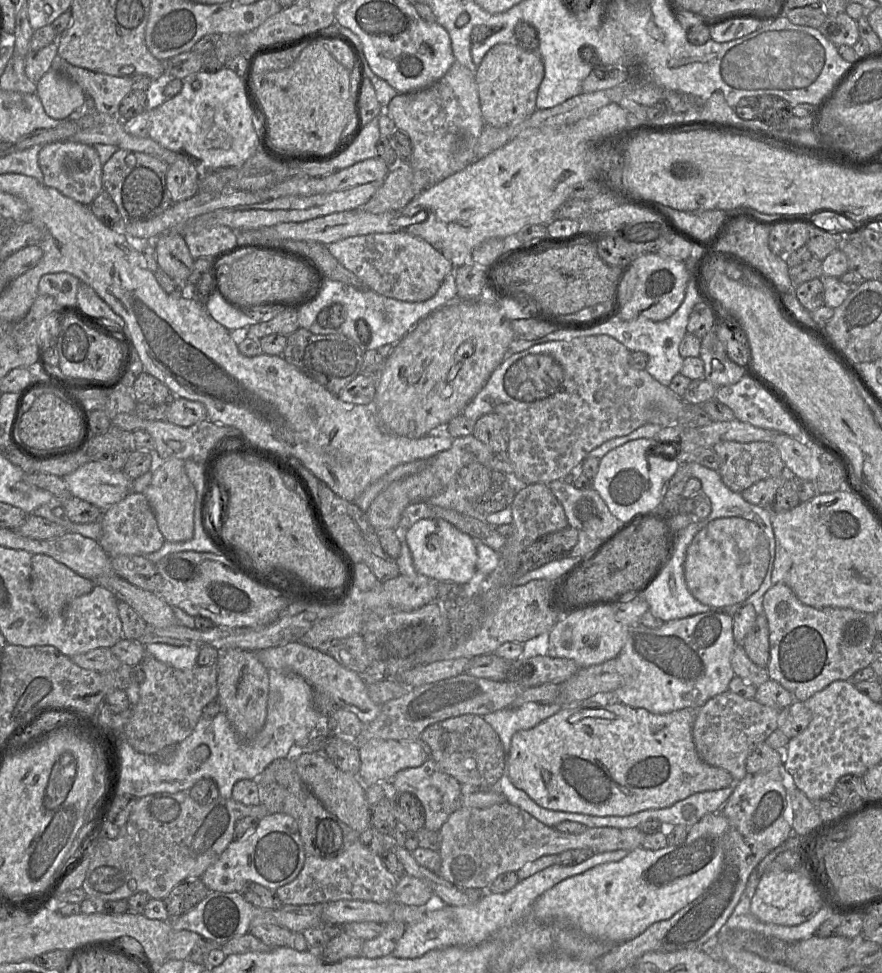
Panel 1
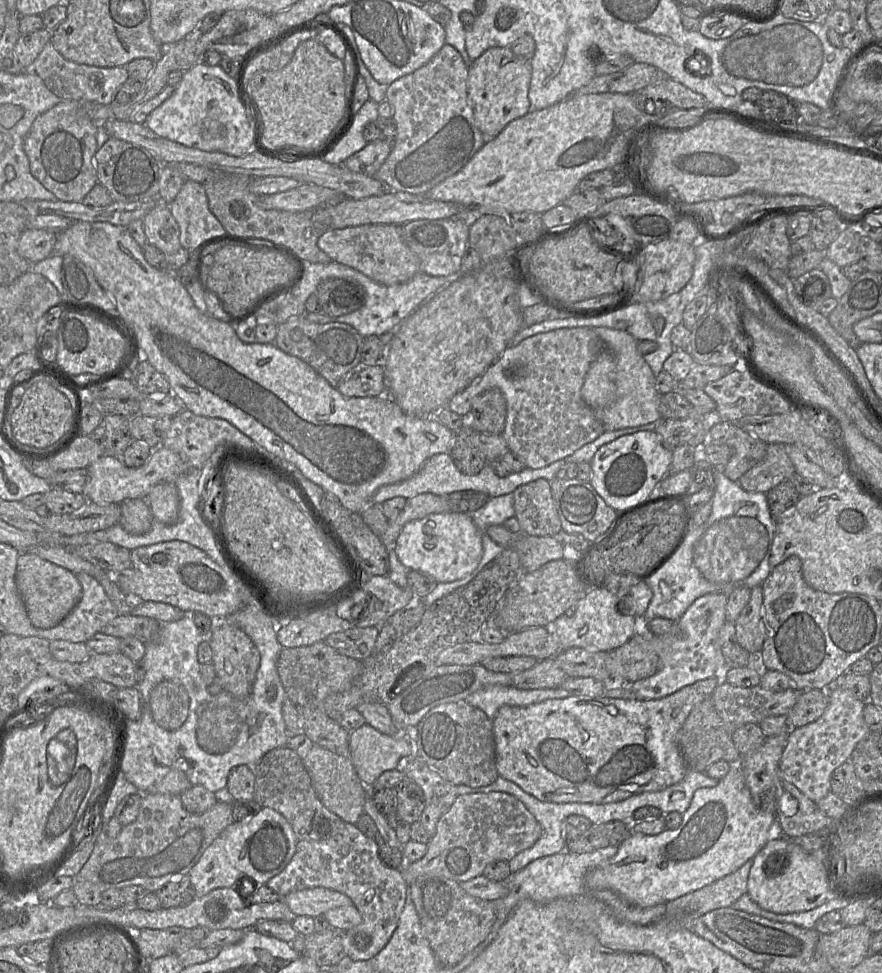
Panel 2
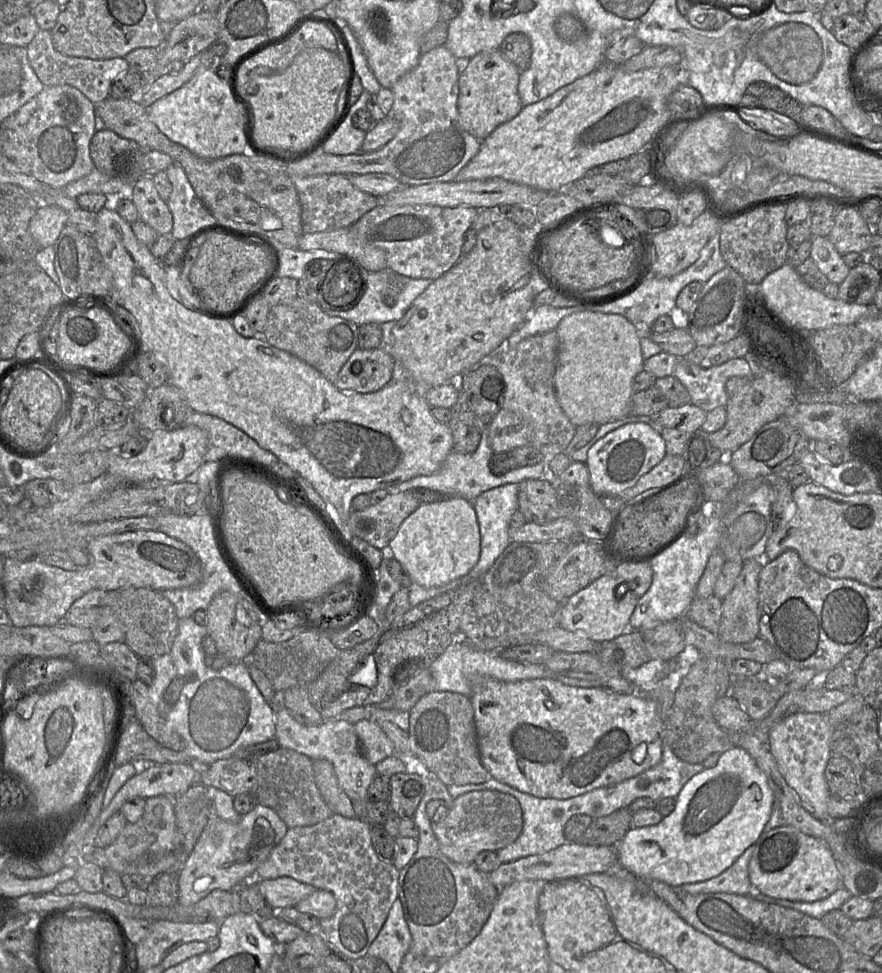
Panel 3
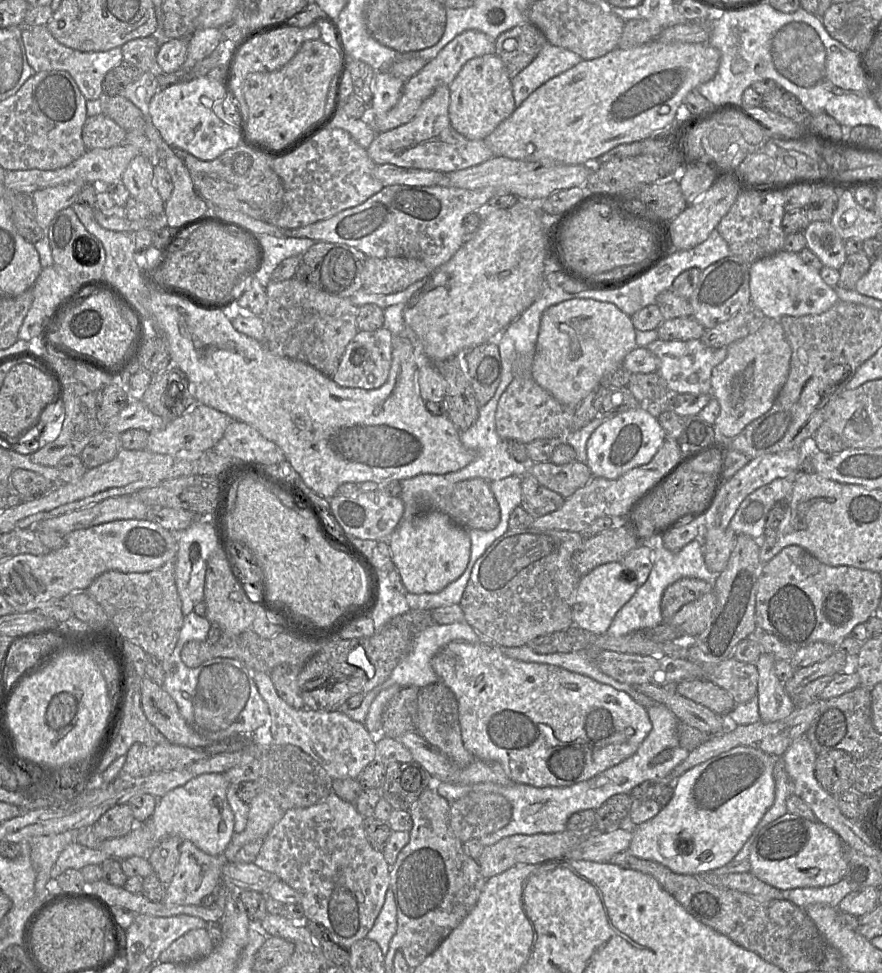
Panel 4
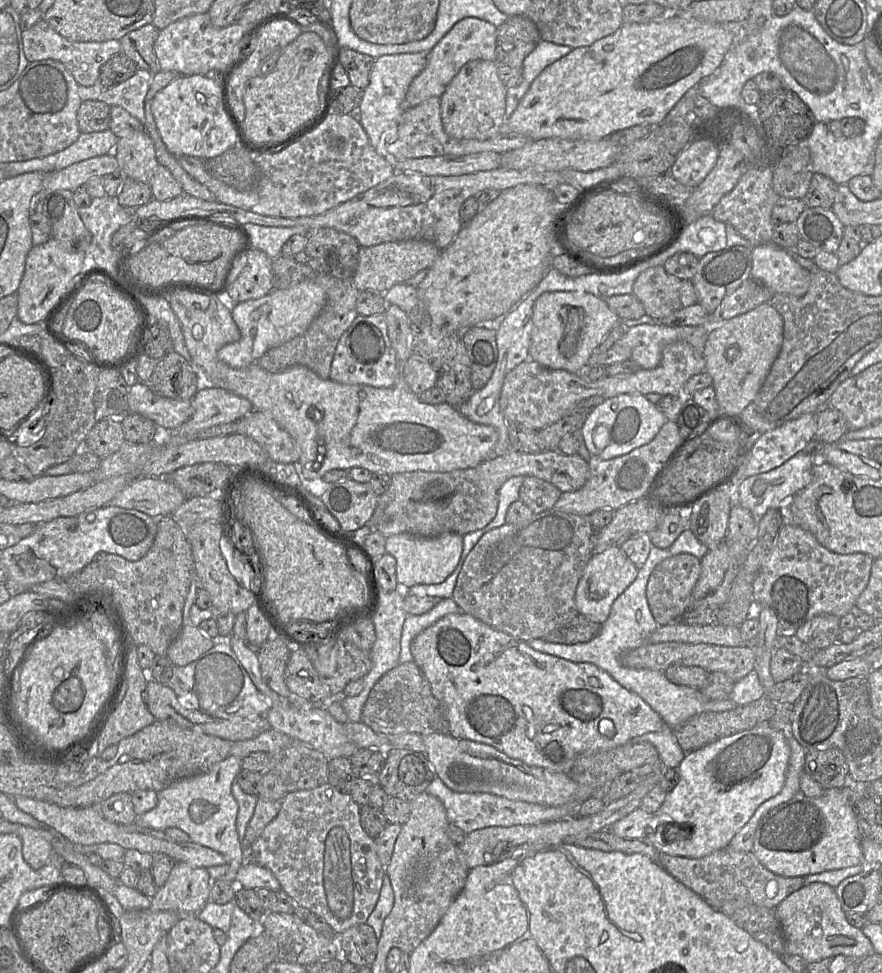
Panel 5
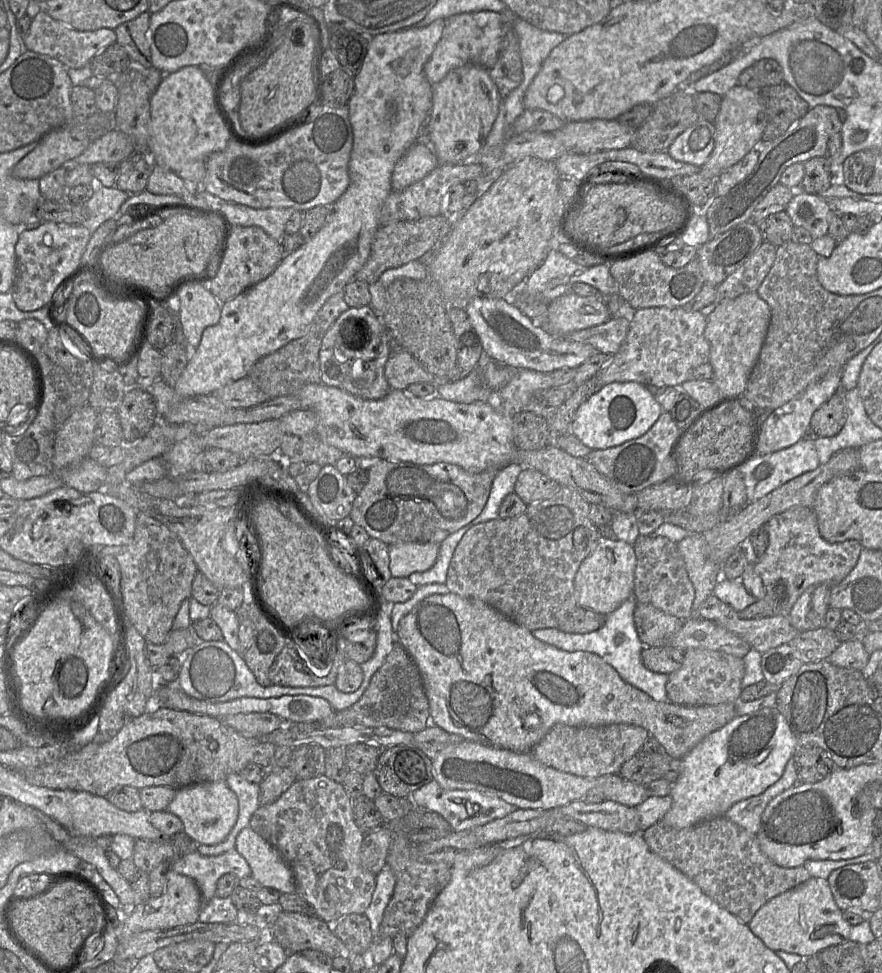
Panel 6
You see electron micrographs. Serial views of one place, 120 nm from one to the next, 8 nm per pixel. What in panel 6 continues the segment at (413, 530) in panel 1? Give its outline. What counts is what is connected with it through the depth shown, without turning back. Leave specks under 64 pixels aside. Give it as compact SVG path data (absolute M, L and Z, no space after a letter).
M405 542L389 545L390 571L393 577L408 577L413 572L424 572L436 562L440 544Z

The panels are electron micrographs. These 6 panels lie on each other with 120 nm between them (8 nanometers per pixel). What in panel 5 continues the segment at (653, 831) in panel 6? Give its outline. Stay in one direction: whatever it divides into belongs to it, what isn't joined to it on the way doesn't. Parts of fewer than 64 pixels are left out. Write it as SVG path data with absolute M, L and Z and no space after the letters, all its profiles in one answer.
M730 846L697 859L658 852L657 861L672 877L699 895L712 908L719 908L725 902L746 902L775 908L787 896L803 887L805 882L805 876L783 877L774 874L759 862L752 851L739 852Z

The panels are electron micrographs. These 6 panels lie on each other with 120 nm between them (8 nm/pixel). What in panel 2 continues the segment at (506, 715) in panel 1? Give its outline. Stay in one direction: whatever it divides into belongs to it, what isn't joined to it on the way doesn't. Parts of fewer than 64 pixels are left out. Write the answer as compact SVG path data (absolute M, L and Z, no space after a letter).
M503 685L484 686L469 695L465 701L483 711L492 720L503 706L528 706L547 699L561 699L570 696L559 687L535 690L522 690Z

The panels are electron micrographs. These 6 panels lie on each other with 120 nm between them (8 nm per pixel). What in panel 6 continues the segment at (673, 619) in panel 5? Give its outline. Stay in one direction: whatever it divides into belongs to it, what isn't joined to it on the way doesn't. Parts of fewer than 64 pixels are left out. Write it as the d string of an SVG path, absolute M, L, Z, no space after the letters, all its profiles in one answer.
M639 535L633 543L636 555L634 596L682 620L694 616L695 589L688 576L684 559L675 542L661 535Z

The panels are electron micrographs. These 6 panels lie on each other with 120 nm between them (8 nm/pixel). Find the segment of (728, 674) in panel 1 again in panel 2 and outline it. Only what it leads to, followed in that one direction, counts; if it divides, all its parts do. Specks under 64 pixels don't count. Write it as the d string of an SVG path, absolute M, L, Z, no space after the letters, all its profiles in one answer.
M718 592L697 598L678 620L680 636L652 636L650 643L660 657L660 669L632 684L634 699L660 699L708 678L715 678L717 685L726 681L730 668L722 653L719 633L726 622L727 596L724 592Z

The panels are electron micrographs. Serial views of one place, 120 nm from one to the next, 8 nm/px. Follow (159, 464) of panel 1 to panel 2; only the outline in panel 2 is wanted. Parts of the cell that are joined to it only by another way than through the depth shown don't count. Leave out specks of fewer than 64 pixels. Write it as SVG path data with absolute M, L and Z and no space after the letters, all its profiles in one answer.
M173 481L155 485L146 496L153 520L165 525L177 522L180 510L180 497Z

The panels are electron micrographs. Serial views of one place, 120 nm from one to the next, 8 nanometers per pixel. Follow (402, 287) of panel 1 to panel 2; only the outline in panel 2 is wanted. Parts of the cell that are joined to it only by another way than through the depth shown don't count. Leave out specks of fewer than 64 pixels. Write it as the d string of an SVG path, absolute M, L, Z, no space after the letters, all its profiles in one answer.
M366 224L342 229L327 229L319 237L317 245L332 261L358 270L376 282L385 285L399 284L420 272L419 259L405 243L400 226Z

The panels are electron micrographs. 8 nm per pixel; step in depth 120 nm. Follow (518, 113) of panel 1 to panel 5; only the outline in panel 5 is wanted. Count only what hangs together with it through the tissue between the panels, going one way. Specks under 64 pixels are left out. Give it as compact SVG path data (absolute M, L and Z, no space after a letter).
M494 61L466 63L440 96L441 119L445 132L456 139L491 139L504 127L507 88L500 80Z

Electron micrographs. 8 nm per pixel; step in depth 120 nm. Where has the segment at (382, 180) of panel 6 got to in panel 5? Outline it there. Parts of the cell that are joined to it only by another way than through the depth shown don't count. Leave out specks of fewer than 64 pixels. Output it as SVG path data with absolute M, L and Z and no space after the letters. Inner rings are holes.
M429 52L383 55L374 60L369 84L362 91L357 110L358 120L369 137L370 144L376 148L380 136L394 125L404 111L404 100L413 79L425 68ZM304 280L287 289L273 289L267 295L254 300L239 302L230 311L239 328L239 340L224 345L218 358L236 369L255 363L268 350L303 334L326 303L324 287L314 280Z

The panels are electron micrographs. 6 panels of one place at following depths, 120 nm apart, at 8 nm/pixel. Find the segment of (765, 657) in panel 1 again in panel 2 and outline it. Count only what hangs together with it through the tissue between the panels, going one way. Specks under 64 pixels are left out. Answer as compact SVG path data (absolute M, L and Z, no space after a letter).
M762 586L750 590L749 602L734 622L738 643L752 655L760 655L764 644L762 592Z

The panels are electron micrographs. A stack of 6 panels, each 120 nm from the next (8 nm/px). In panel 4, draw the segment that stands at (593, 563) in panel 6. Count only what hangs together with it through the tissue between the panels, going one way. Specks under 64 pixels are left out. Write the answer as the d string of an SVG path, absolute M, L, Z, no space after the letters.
M610 562L594 568L580 578L572 605L573 624L595 635L604 635L616 613L632 598L639 587L635 578L624 577L621 562Z

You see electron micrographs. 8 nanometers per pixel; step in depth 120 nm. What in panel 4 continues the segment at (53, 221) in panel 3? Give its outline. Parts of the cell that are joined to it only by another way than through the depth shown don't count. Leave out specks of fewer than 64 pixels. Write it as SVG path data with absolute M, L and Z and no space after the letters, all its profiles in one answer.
M69 182L56 187L39 189L31 194L38 225L46 230L57 212L77 202L78 195L85 186L85 182Z

